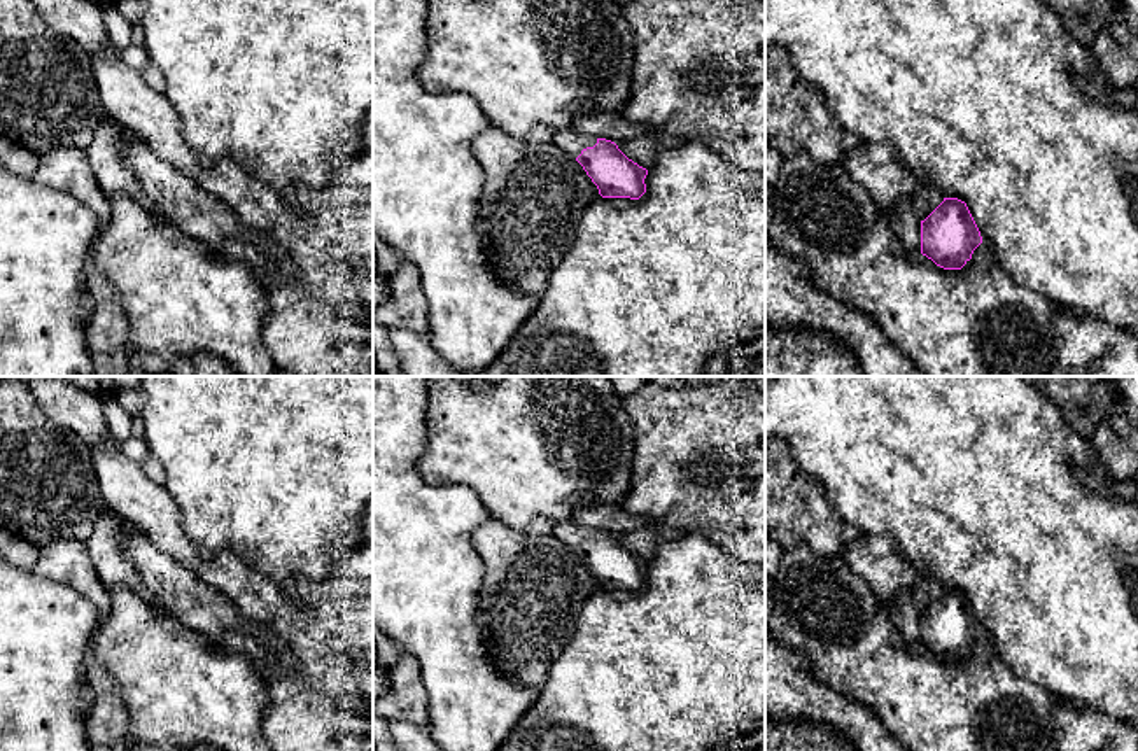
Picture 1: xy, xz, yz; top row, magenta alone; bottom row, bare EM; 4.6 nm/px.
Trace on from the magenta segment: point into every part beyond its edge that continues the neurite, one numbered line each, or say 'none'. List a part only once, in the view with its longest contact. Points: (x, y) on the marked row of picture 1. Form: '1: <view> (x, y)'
1: xz (569, 140)

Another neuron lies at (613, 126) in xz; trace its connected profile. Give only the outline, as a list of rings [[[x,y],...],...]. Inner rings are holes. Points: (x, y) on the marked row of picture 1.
[[[620,112],[578,116],[573,123],[573,130],[595,138],[606,138],[615,144],[627,142],[653,131],[650,126],[627,121]]]

